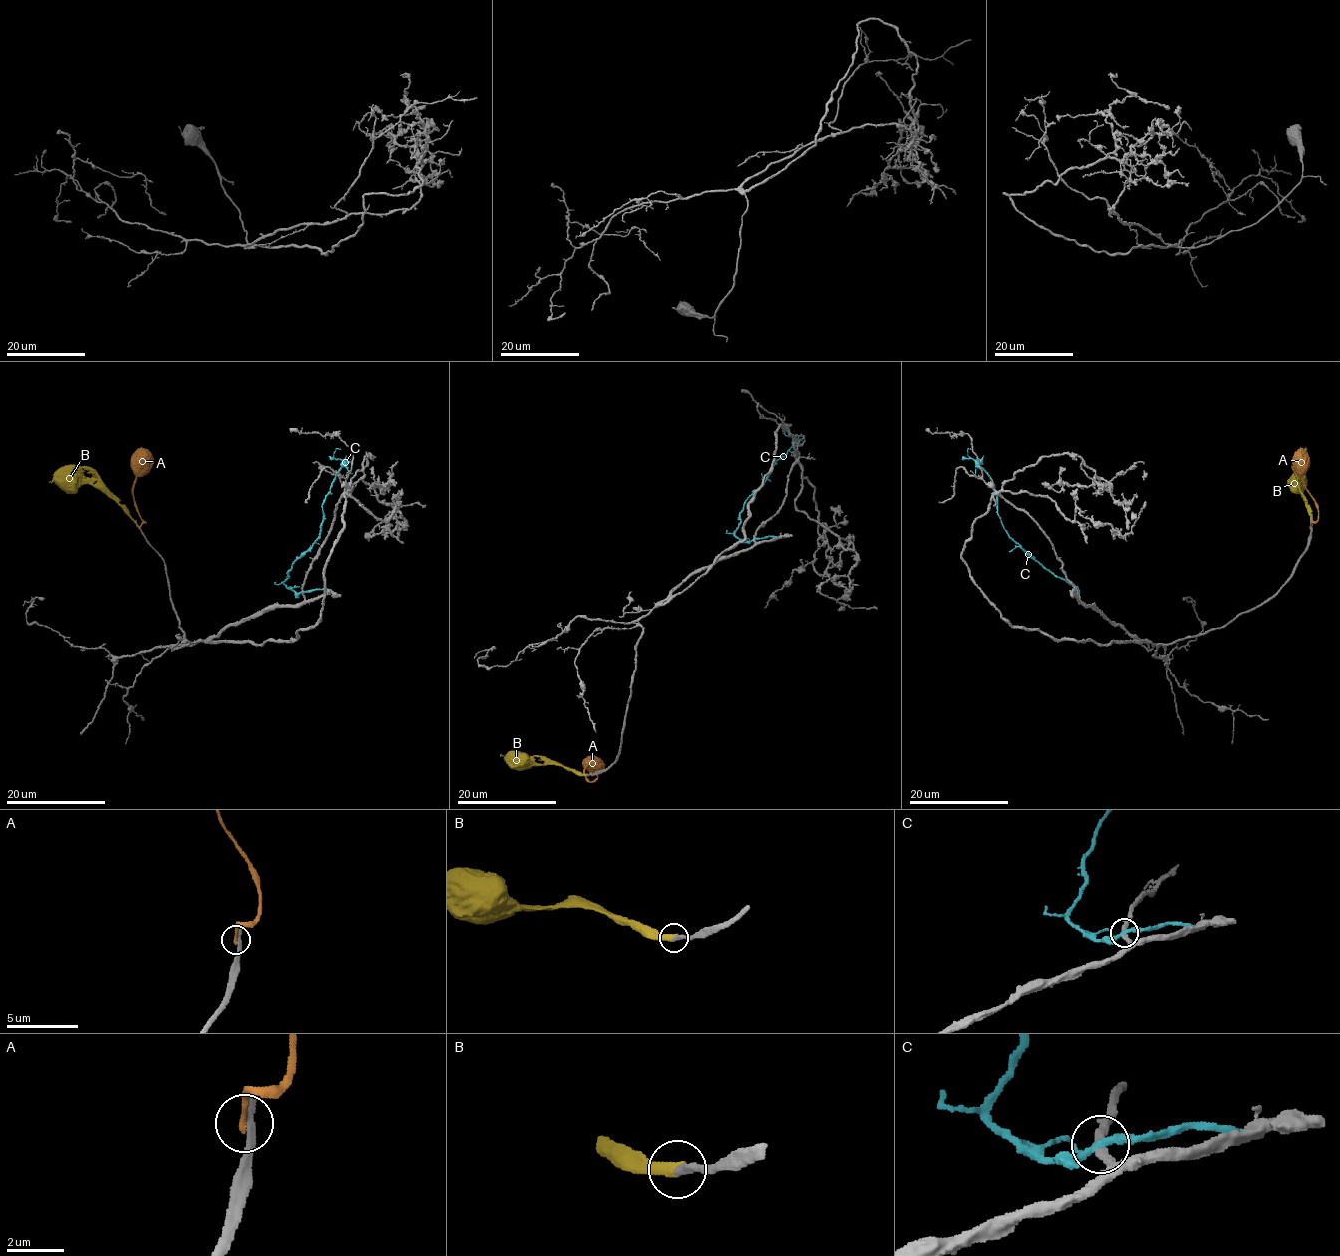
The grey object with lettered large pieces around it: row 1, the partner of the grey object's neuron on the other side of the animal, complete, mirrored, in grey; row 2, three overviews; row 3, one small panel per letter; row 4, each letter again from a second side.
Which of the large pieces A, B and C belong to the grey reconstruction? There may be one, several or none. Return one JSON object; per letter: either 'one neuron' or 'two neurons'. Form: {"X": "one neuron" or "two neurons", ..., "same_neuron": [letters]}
{"A": "two neurons", "B": "one neuron", "C": "two neurons", "same_neuron": ["B"]}

